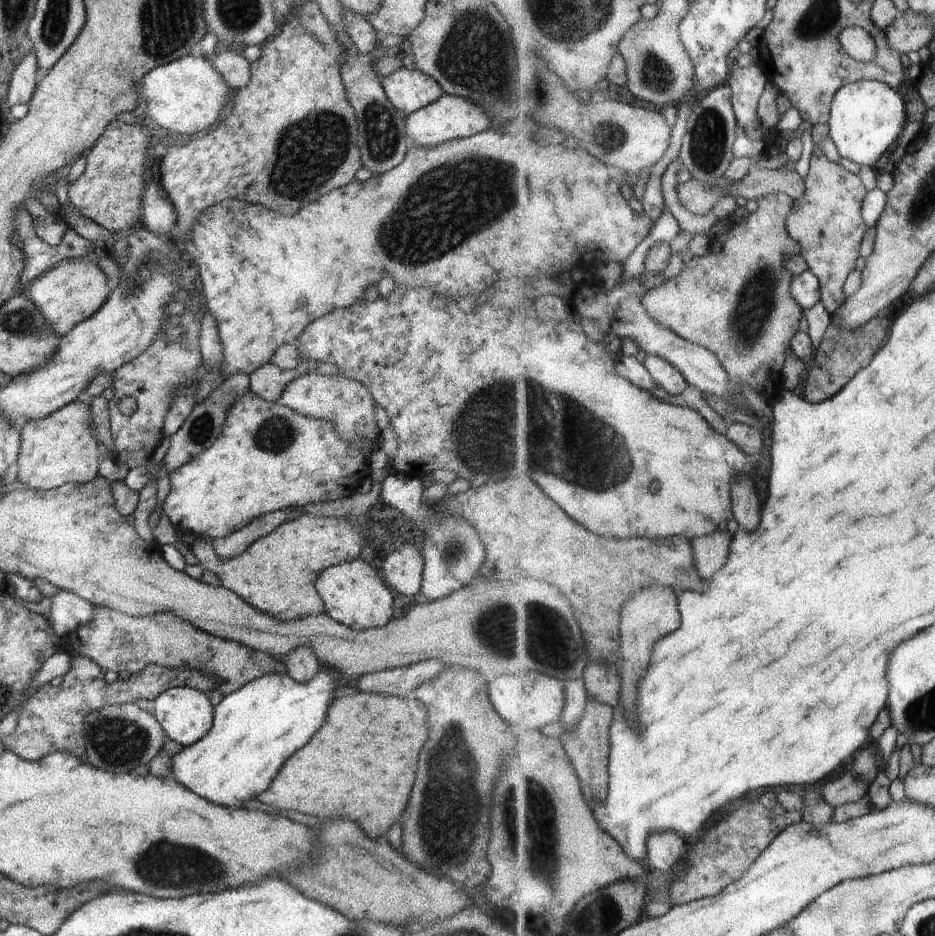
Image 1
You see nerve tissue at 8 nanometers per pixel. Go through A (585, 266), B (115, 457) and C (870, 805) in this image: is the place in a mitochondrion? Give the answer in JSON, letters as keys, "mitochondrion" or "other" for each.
{"A":"other","B":"other","C":"other"}

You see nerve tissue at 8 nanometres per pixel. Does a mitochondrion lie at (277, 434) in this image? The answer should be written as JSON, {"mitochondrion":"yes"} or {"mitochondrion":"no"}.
{"mitochondrion":"yes"}

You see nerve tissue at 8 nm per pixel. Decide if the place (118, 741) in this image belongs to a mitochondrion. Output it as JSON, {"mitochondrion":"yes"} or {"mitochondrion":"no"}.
{"mitochondrion":"yes"}

